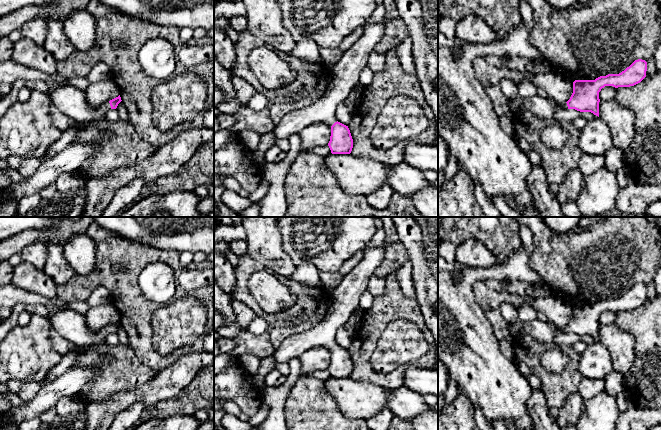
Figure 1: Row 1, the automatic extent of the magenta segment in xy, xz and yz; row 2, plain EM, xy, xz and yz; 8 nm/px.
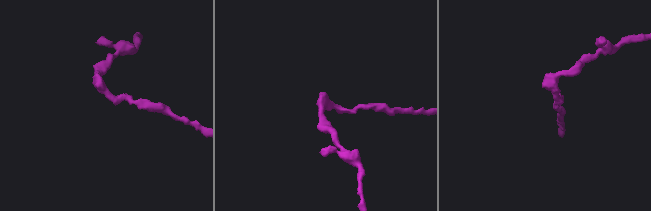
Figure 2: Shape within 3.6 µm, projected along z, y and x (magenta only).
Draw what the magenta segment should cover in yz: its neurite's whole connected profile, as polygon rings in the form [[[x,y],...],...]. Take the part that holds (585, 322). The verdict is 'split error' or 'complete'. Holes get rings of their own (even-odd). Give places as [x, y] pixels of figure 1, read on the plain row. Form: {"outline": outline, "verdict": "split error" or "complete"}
{"outline": [[[638,283],[619,298],[608,298],[595,304],[575,304],[573,317],[566,327],[559,327],[550,321],[543,322],[539,319],[529,323],[518,319],[516,323],[508,324],[508,327],[512,339],[527,335],[542,343],[554,343],[558,334],[575,333],[580,336],[591,336],[599,341],[599,316],[602,312],[634,310],[646,301],[646,295],[647,286]]], "verdict": "split error"}

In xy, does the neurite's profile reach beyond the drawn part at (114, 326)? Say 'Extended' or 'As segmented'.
Extended

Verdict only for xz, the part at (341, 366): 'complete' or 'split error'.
split error

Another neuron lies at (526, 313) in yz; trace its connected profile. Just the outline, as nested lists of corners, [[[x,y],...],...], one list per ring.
[[[527,302],[517,309],[518,318],[524,323],[529,323],[537,319],[537,313],[538,312]]]

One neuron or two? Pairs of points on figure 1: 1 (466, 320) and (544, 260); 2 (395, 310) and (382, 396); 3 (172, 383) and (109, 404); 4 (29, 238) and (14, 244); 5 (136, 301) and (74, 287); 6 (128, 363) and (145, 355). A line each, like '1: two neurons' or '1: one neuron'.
1: two neurons
2: two neurons
3: one neuron
4: one neuron
5: one neuron
6: two neurons

